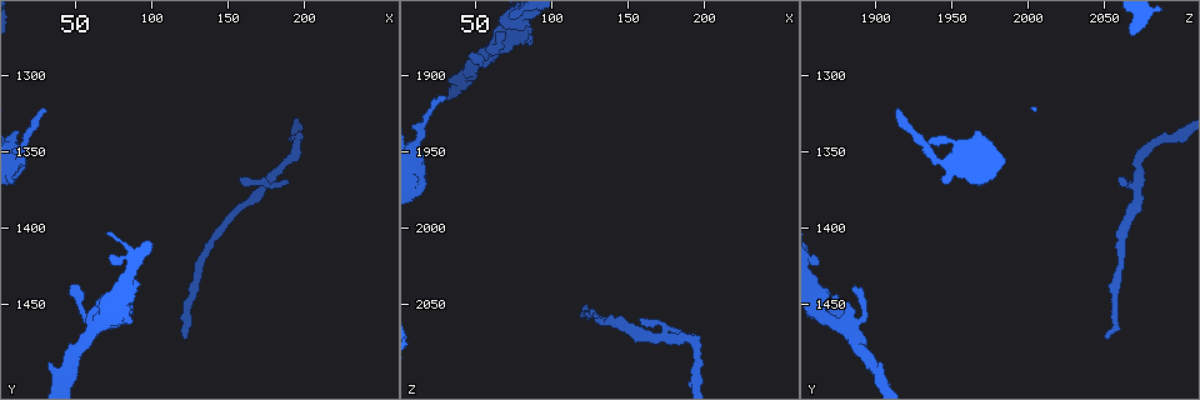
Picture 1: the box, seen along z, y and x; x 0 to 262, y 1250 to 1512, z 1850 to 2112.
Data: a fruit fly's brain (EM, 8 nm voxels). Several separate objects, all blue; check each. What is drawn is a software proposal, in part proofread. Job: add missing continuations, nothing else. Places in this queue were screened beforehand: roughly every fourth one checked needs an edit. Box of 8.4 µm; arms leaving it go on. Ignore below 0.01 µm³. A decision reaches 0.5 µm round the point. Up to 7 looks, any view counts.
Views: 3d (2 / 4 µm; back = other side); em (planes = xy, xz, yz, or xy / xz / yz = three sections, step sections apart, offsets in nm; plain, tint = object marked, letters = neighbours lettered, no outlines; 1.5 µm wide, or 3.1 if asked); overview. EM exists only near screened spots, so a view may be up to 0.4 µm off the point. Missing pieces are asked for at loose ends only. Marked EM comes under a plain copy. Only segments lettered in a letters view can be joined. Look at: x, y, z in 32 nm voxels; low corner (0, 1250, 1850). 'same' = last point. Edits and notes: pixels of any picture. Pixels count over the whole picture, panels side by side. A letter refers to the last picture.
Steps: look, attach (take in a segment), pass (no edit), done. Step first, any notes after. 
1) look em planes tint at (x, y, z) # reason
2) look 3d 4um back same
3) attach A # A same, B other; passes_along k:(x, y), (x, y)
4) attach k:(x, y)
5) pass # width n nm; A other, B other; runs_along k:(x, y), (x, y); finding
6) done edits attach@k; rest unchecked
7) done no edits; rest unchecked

look 3d 2um at (122, 1474, 2052) # branch stops here

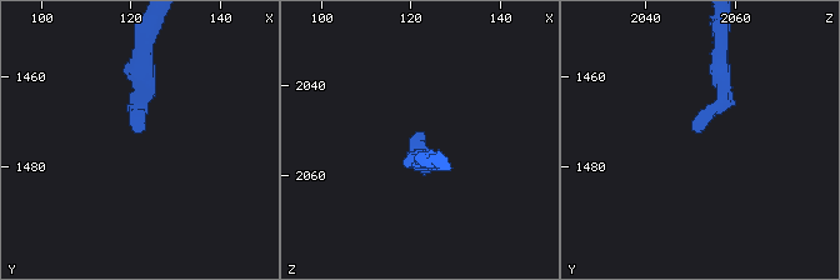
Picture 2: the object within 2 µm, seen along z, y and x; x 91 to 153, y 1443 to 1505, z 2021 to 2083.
look em planes letters at (120, 1472, 2052) # need the tissue

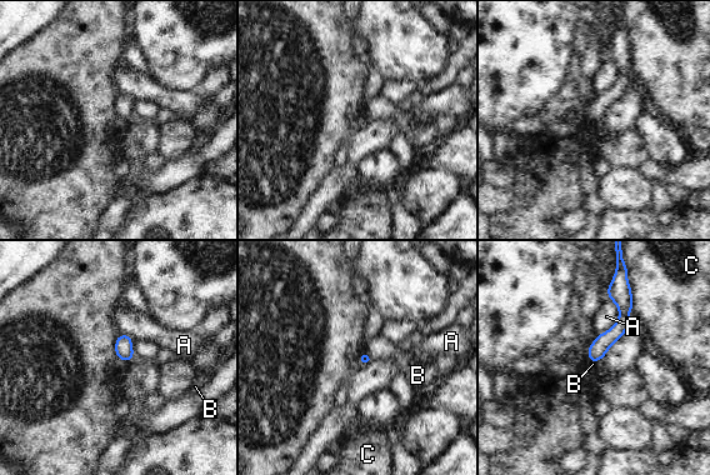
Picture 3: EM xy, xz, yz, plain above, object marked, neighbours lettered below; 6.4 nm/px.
pass # longest_contact A 260 nm; A other, B other, C other; border 3:(364, 350), (374, 359); no lettered segment goes on from it

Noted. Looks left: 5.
look 3d 4um at (30, 1320, 1914) # thin end

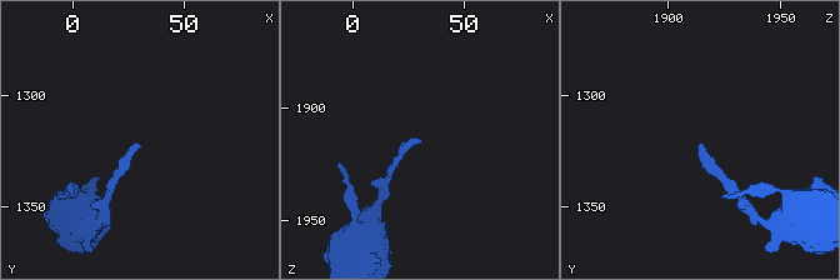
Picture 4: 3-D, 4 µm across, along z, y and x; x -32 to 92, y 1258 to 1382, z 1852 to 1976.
look em planes letters at (29, 1322, 1914) # need the tissue

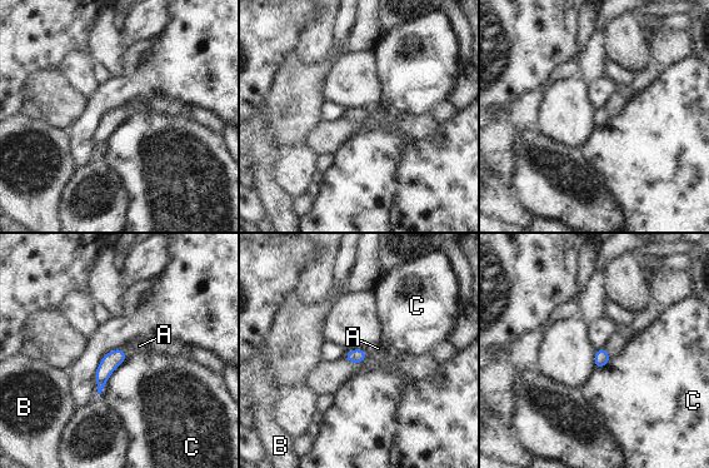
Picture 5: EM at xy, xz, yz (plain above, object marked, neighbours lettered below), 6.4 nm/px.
attach A # A same, B other, C other; passes_along 5:(113, 359), (124, 353), (139, 345); the neuron continues

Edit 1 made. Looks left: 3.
look overview

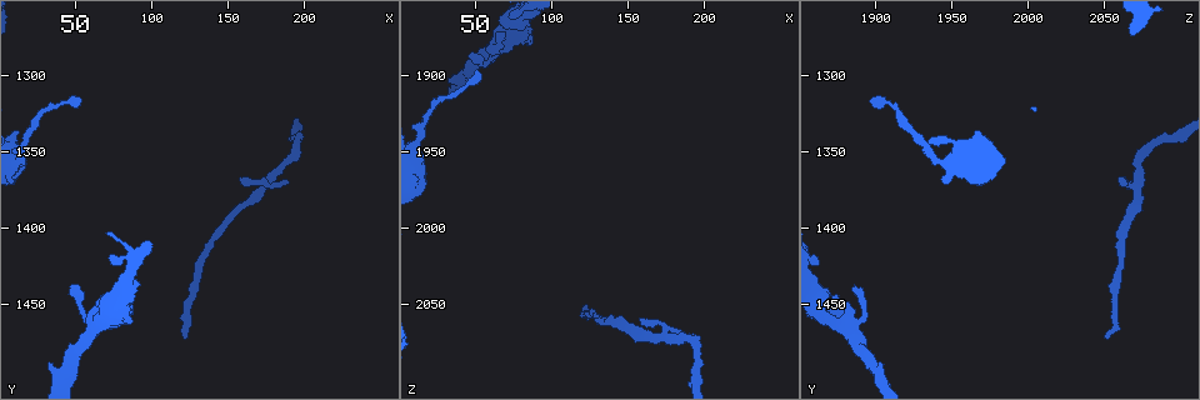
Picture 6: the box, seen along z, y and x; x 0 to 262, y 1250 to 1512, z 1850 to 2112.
look 3d 2um at (156, 1368, 2060)

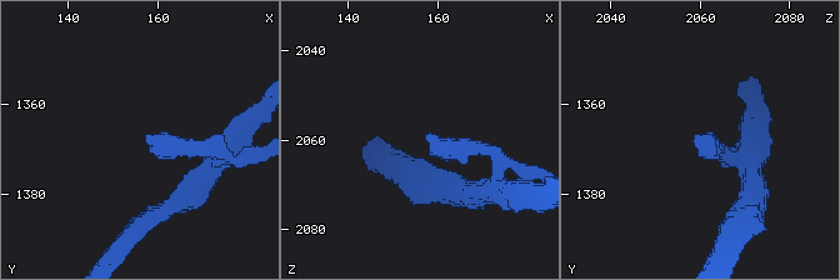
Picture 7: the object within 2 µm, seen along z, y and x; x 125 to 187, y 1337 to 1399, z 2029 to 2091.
look em planes letters at (157, 1368, 2059) # now the EM

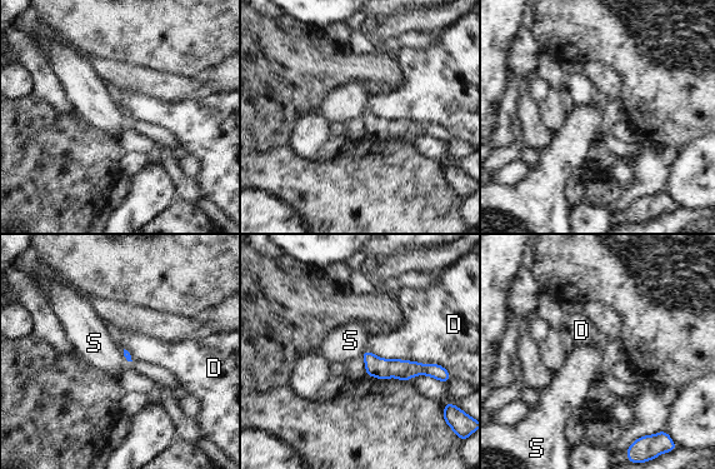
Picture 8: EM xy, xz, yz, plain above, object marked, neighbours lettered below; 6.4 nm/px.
pass # longest_contact D 550 nm; D other, S other; none of them fits

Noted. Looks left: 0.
done edits attach@5; rest unchecked

